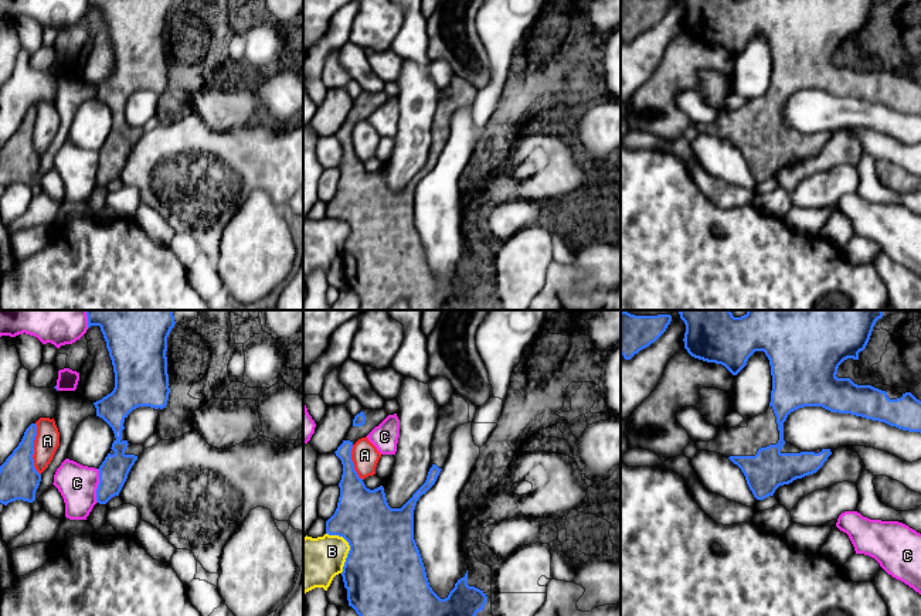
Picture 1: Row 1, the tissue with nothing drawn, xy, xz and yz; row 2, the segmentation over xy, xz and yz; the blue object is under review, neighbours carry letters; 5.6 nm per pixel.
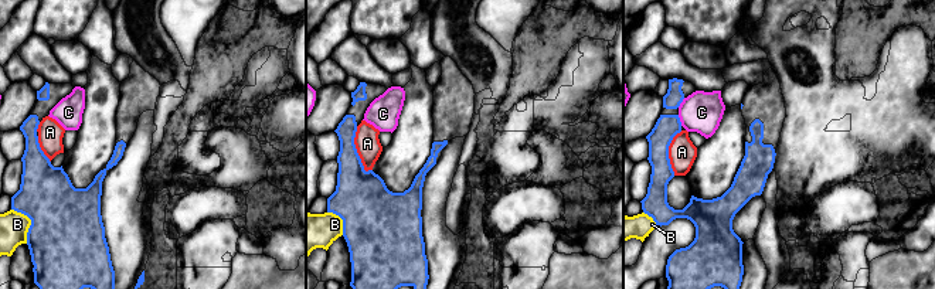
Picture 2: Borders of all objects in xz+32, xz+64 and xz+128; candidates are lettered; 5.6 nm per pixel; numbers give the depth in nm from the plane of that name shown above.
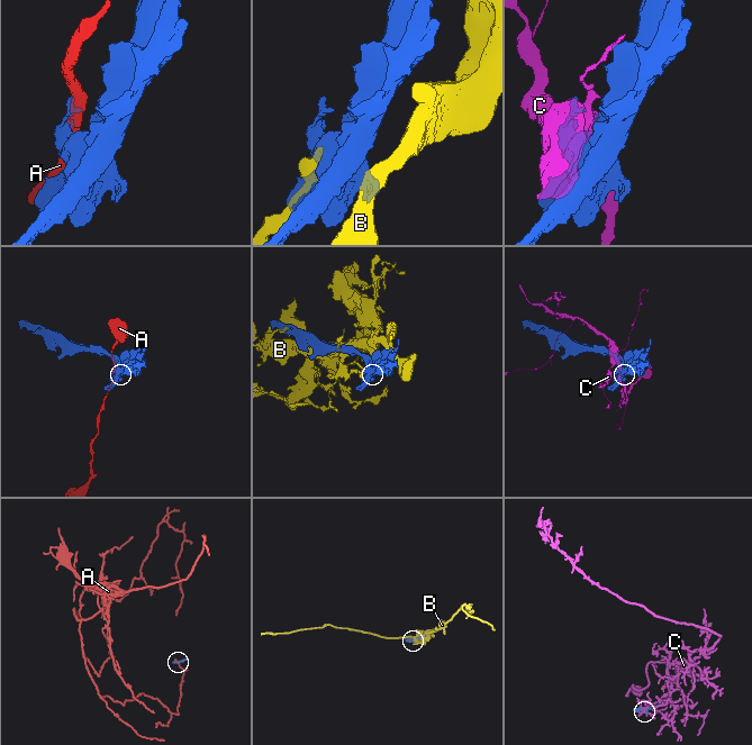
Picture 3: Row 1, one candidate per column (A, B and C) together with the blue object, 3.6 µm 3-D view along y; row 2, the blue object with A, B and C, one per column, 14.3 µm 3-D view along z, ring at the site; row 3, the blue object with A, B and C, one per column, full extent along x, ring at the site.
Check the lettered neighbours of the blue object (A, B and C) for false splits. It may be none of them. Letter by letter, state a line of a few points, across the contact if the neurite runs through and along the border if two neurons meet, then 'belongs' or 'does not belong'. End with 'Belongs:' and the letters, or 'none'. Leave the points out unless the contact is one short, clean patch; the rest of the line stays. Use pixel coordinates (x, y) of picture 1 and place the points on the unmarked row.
A: line xy (34, 106), (33, 149), (40, 157); does not belong
B: does not belong
C: does not belong
Belongs: none

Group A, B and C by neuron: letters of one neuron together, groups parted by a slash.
A / B / C

